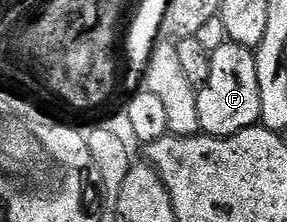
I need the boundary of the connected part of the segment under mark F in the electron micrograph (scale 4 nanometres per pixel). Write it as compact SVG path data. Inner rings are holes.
M228 42L210 53L210 61L212 74L208 74L205 86L198 89L202 132L208 136L234 136L240 130L255 127L262 118L257 55L249 48Z

